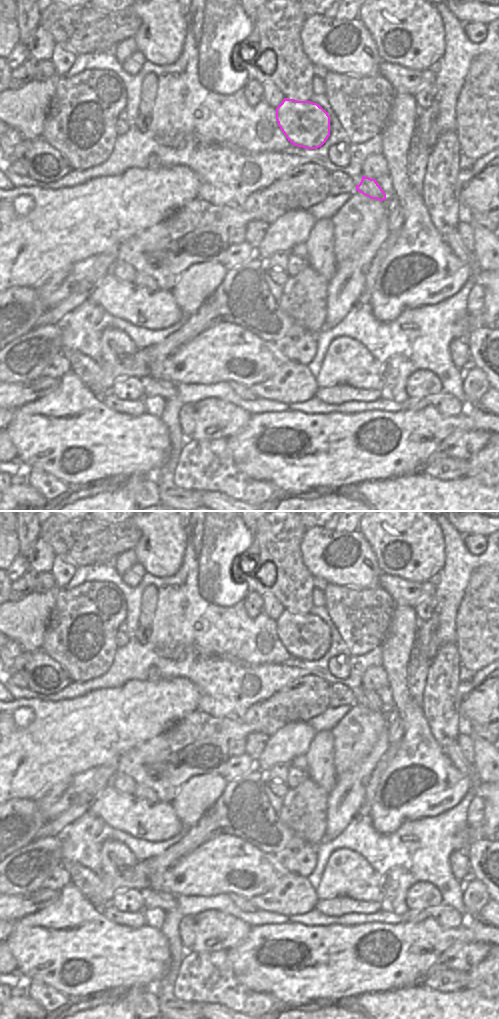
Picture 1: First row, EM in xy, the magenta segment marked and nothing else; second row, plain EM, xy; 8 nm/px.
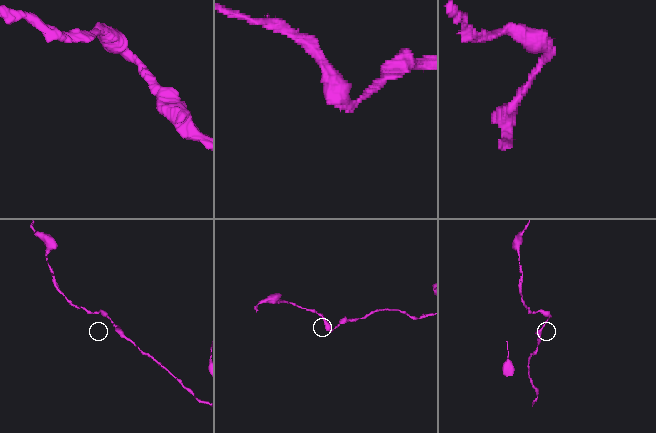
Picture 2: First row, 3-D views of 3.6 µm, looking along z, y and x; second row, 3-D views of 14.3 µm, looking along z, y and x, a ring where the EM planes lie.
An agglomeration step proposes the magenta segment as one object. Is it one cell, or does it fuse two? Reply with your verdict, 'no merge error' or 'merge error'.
no merge error

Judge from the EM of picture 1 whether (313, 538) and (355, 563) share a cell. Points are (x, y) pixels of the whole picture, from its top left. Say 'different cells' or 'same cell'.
same cell

